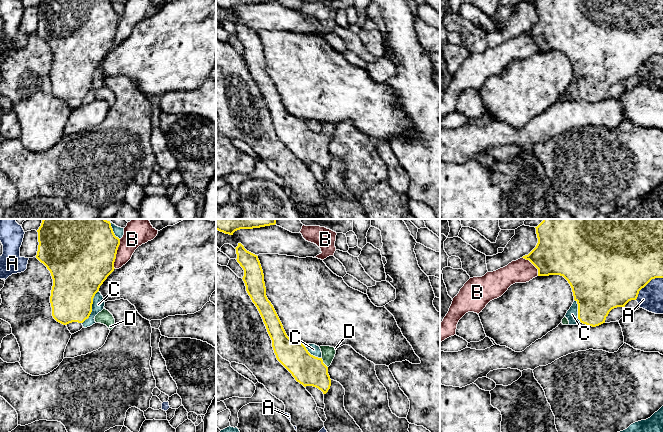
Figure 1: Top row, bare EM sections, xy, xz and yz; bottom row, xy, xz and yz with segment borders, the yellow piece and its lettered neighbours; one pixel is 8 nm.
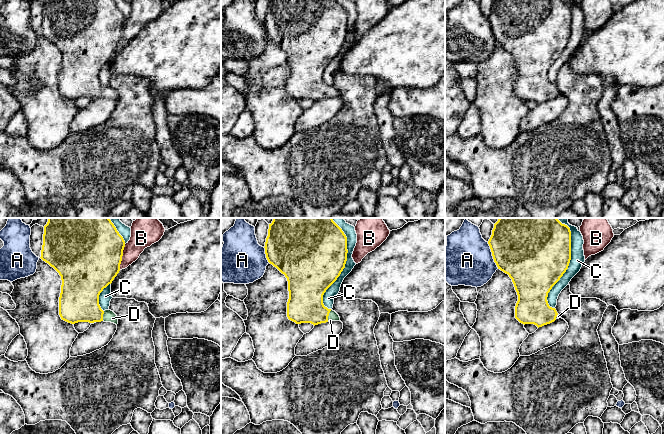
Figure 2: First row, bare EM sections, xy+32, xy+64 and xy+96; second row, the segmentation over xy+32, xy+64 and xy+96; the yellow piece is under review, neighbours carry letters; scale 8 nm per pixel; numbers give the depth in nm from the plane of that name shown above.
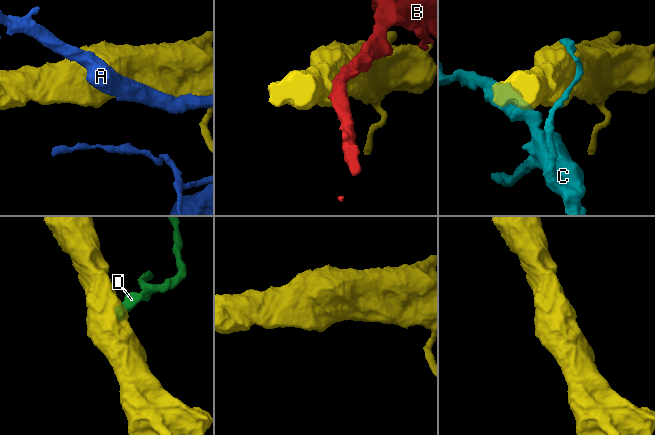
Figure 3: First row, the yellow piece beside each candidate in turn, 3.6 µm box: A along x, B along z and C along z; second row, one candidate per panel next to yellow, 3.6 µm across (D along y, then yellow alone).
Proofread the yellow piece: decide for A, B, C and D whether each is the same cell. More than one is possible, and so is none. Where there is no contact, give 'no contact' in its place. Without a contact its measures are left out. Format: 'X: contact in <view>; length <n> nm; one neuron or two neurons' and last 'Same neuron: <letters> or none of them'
A: contact in yz; length 280 nm; two neurons
B: contact in xy; length 240 nm; two neurons
C: contact in xy; length 300 nm; two neurons
D: contact in xz; length 90 nm; one neuron
Same neuron: D

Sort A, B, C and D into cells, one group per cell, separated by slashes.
A / B / C / D

